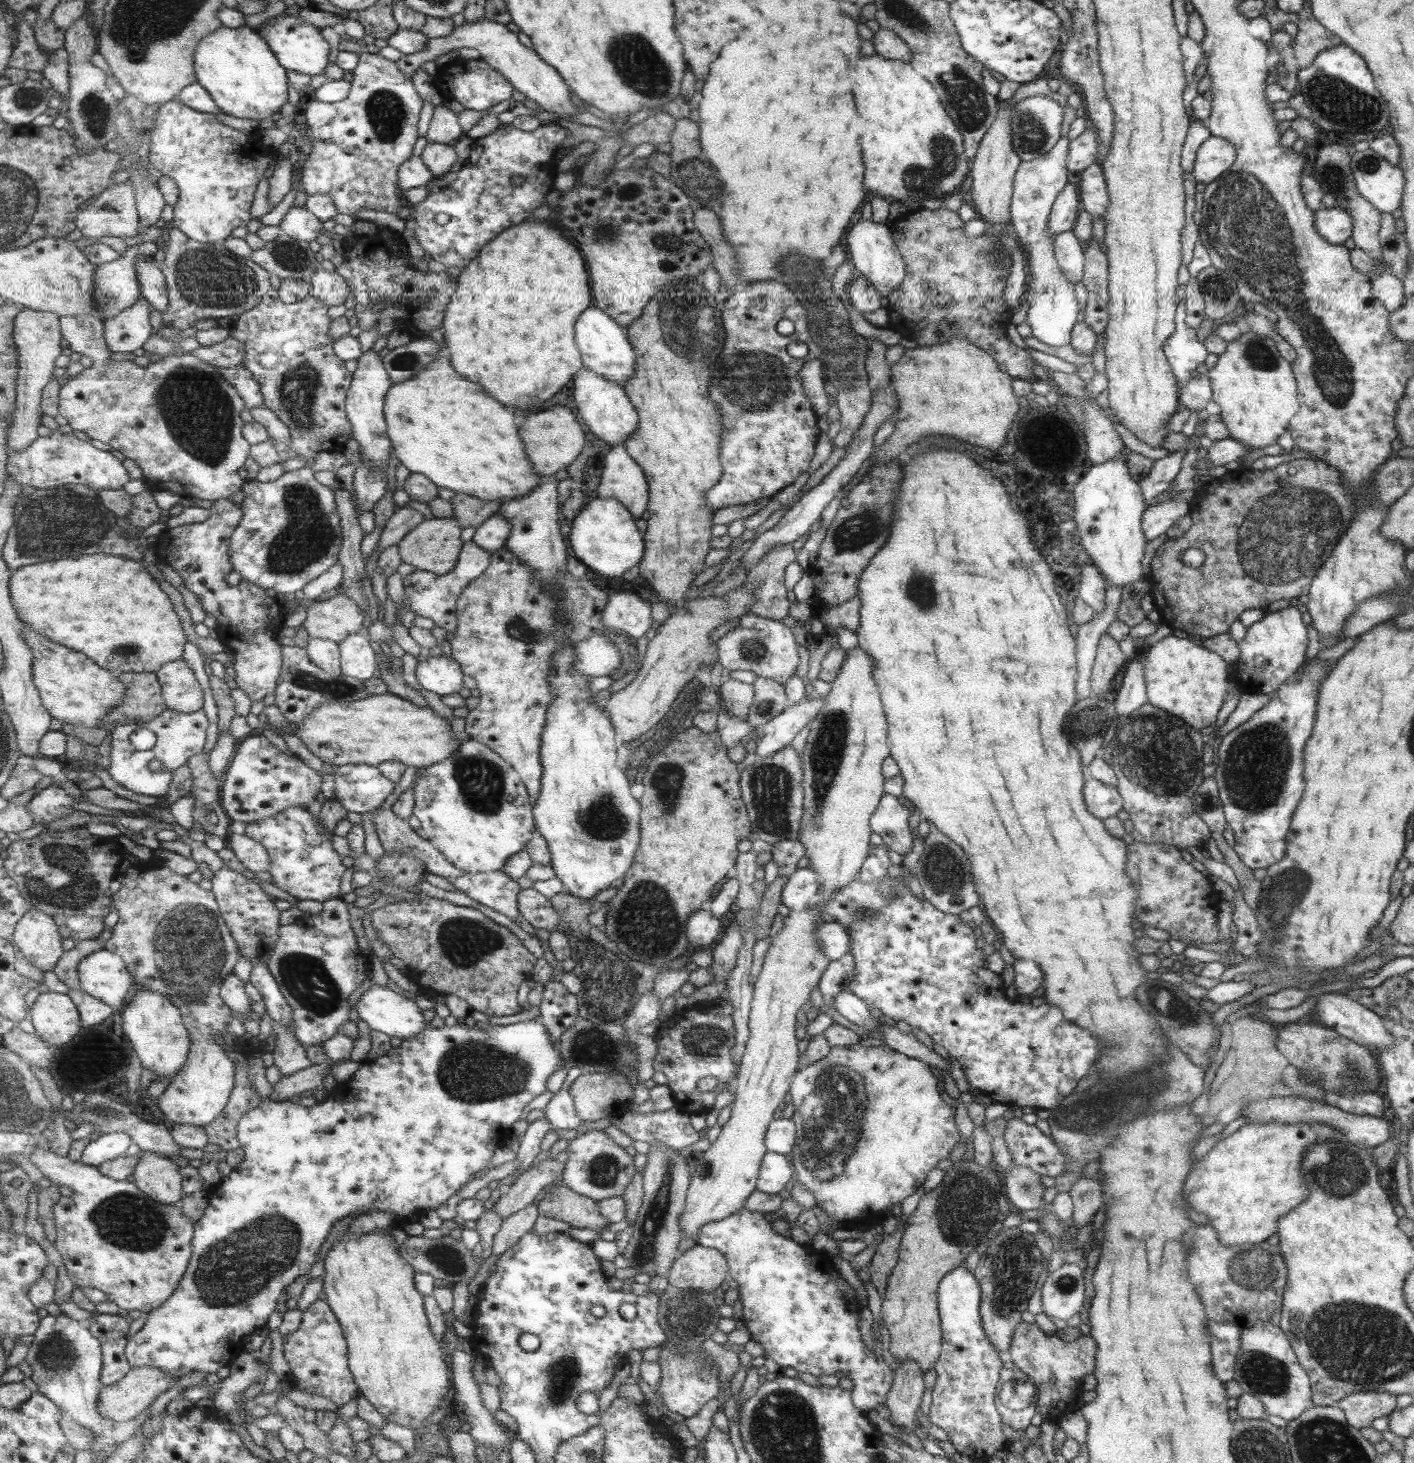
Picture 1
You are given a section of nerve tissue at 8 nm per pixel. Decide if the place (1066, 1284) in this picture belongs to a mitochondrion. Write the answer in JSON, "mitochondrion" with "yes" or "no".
{"mitochondrion":"yes"}

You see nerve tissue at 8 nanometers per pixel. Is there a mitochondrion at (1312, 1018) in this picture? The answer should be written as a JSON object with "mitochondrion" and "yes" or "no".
{"mitochondrion":"no"}

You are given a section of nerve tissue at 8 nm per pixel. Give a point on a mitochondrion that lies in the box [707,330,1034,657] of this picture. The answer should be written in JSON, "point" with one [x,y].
{"point":[758,380]}

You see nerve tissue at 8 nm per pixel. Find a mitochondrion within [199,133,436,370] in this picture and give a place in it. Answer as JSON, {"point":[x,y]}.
{"point":[290,256]}

